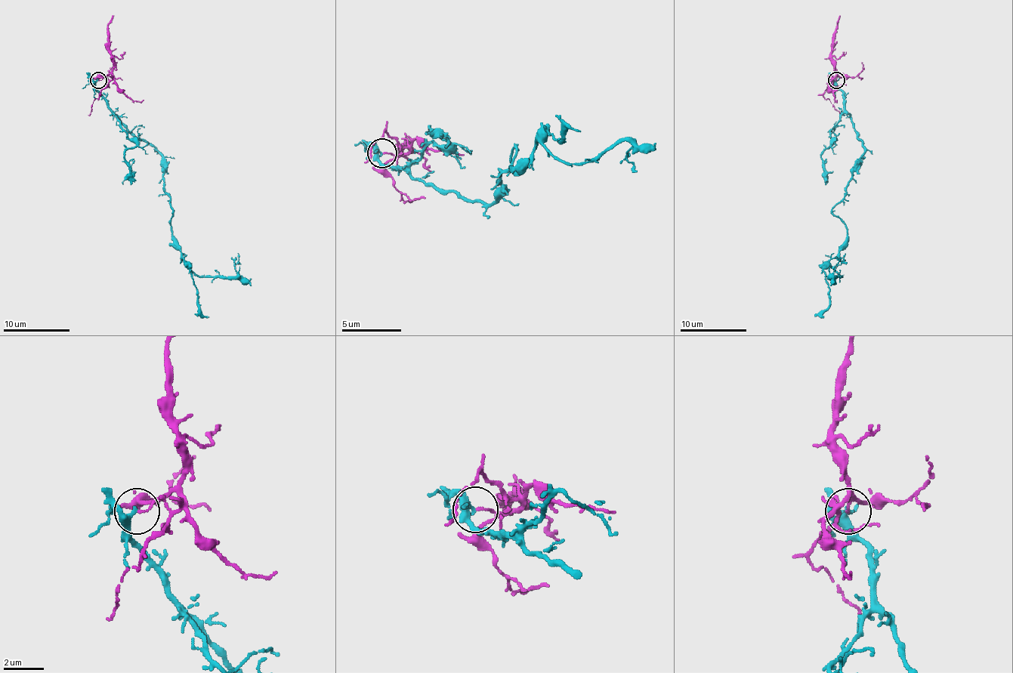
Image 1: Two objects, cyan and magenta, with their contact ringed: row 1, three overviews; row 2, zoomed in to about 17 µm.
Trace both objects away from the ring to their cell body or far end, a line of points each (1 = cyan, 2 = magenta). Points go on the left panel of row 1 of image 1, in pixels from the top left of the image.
1: (97, 79), (107, 108), (159, 152), (172, 240), (185, 263), (200, 276), (235, 276), (238, 254)
2: (97, 79), (106, 76), (112, 68), (107, 26), (114, 15)

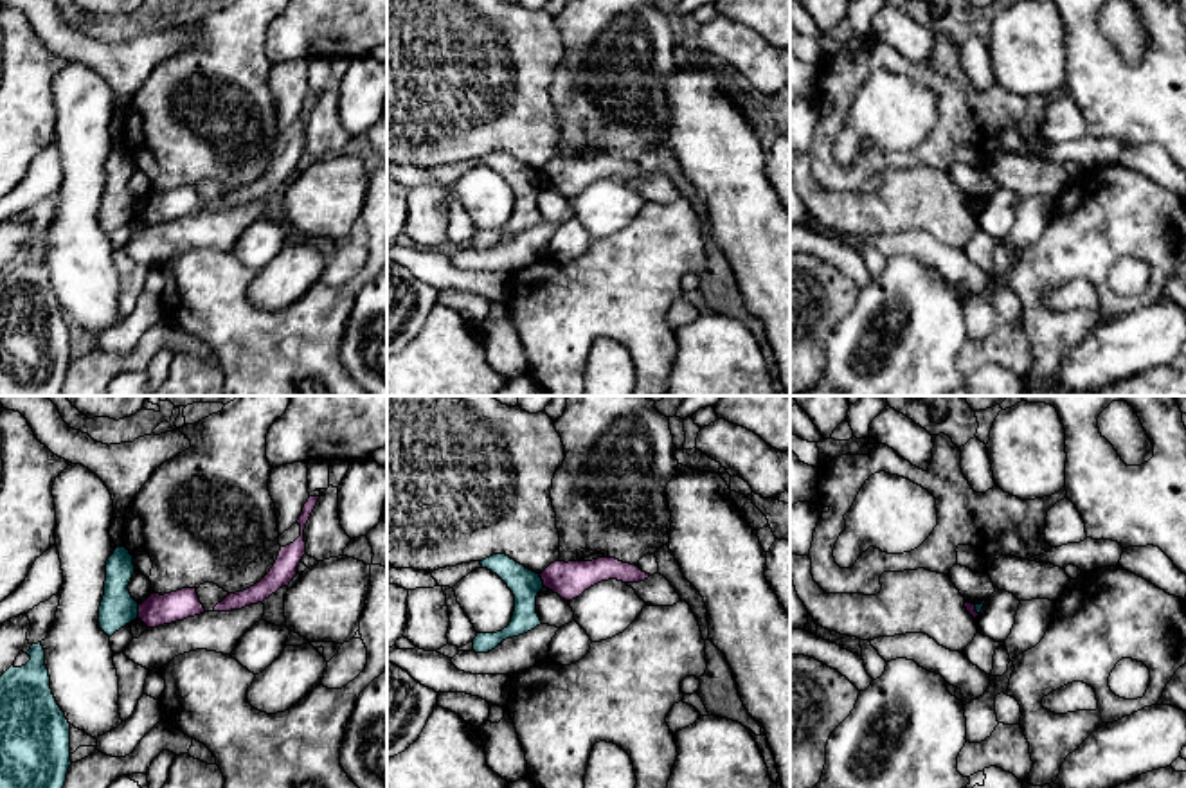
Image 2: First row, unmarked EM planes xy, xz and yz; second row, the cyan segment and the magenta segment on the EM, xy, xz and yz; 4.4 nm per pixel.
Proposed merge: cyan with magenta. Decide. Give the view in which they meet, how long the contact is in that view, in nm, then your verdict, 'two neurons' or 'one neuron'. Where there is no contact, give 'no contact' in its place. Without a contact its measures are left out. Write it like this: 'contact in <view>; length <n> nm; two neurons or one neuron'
contact in xy; length 60 nm; two neurons

